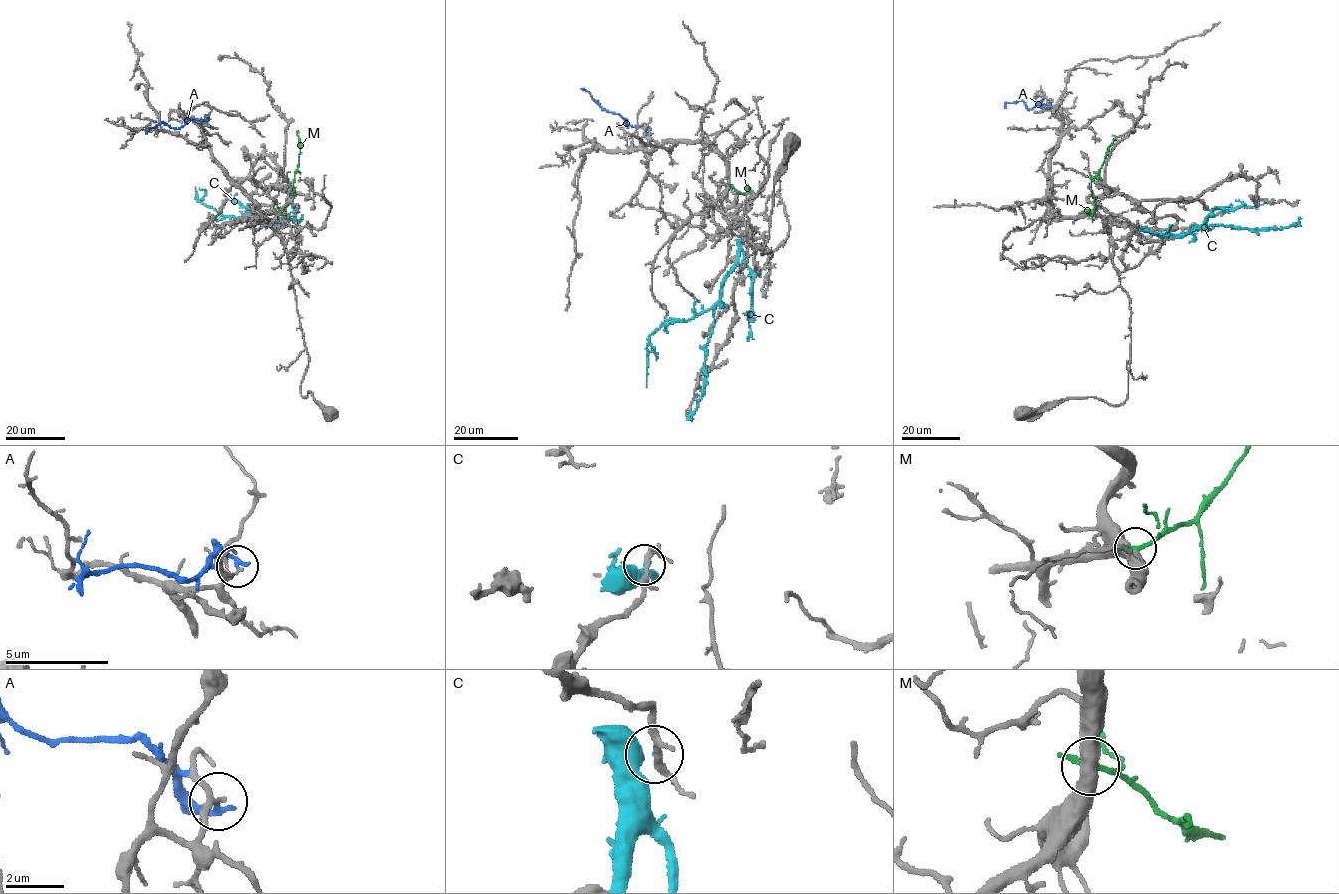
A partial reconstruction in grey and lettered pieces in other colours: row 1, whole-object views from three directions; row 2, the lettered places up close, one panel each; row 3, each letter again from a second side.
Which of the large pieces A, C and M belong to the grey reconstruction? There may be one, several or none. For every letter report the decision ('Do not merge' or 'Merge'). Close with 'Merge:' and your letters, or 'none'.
A: Do not merge
C: Do not merge
M: Do not merge
Merge: none

